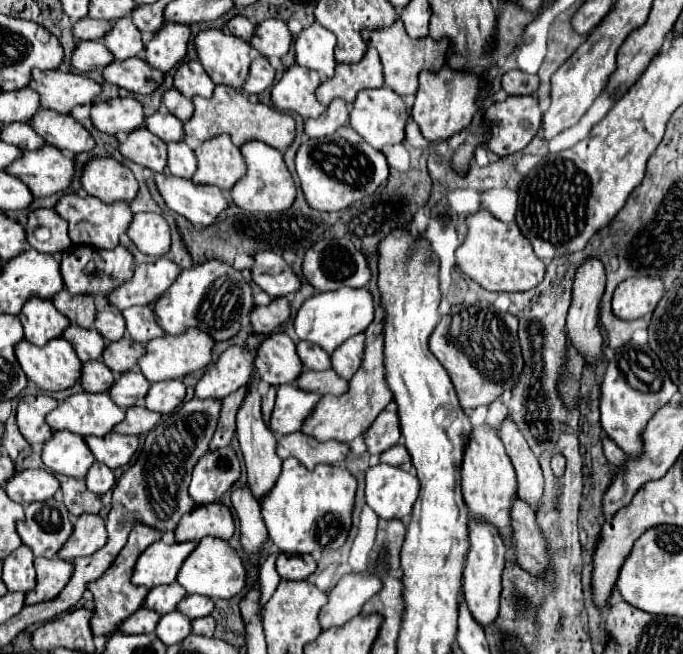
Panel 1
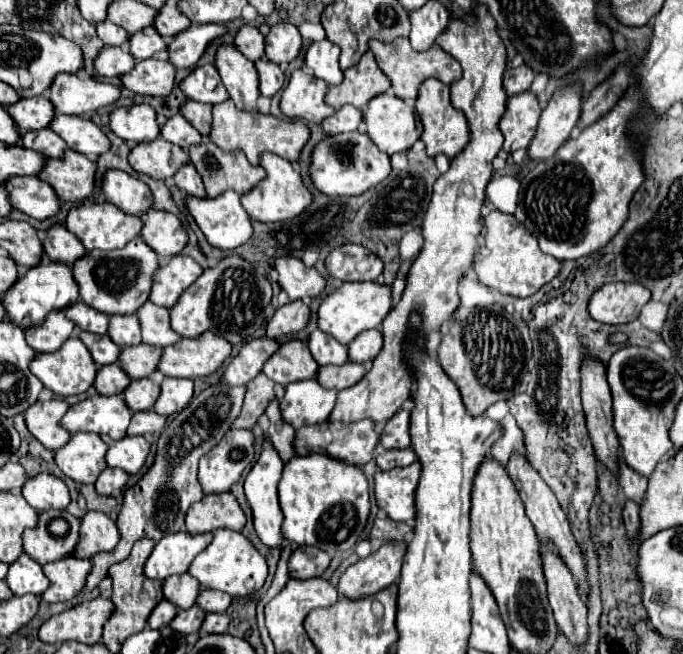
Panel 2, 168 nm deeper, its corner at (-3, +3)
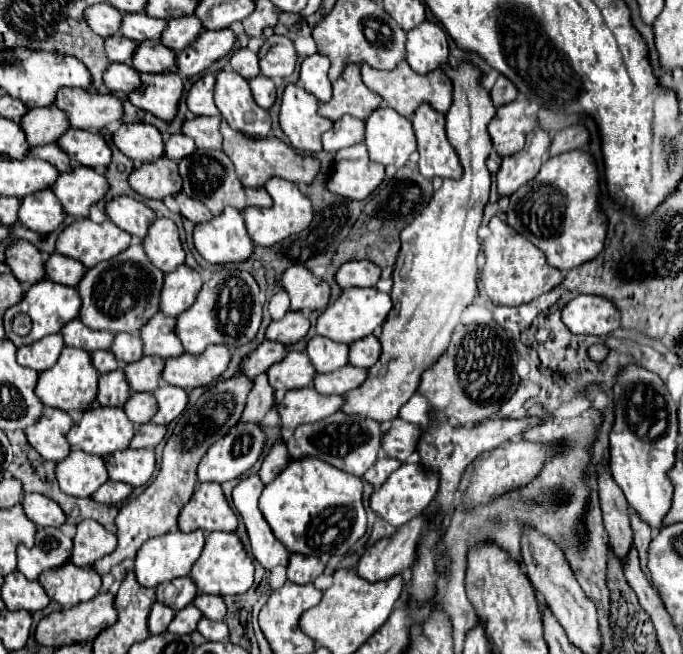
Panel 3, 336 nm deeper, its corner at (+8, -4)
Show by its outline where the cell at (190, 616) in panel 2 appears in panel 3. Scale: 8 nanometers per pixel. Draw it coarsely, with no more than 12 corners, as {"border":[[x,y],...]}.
{"border":[[186,606],[168,626],[172,634],[196,630],[200,610]]}

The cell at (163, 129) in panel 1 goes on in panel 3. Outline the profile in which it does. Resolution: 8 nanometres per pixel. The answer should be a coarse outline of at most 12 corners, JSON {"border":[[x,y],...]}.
{"border":[[178,132],[164,142],[164,156],[172,160],[188,156],[196,144]]}

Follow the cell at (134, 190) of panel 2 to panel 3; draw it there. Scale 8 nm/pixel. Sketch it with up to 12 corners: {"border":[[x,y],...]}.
{"border":[[128,196],[106,202],[106,216],[128,234],[146,236],[154,212]]}

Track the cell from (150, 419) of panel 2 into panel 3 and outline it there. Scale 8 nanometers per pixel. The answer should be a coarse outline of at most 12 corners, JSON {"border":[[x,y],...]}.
{"border":[[154,422],[140,424],[130,448],[154,448],[166,434]]}

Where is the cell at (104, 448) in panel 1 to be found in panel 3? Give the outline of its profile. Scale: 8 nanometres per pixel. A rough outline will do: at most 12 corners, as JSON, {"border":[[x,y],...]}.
{"border":[[120,450],[104,458],[110,480],[142,486],[154,450]]}

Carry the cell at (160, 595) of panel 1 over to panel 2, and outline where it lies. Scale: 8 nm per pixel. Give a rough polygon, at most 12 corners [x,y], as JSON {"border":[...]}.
{"border":[[189,573],[163,581],[163,595],[177,609],[195,603],[199,581]]}

